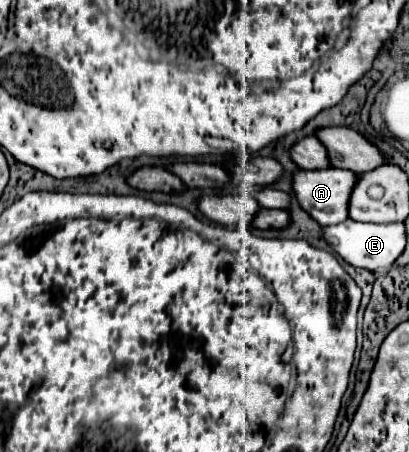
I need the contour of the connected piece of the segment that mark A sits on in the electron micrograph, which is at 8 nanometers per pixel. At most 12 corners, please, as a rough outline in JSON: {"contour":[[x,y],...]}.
{"contour":[[298,171],[294,191],[322,227],[348,219],[358,175]]}

